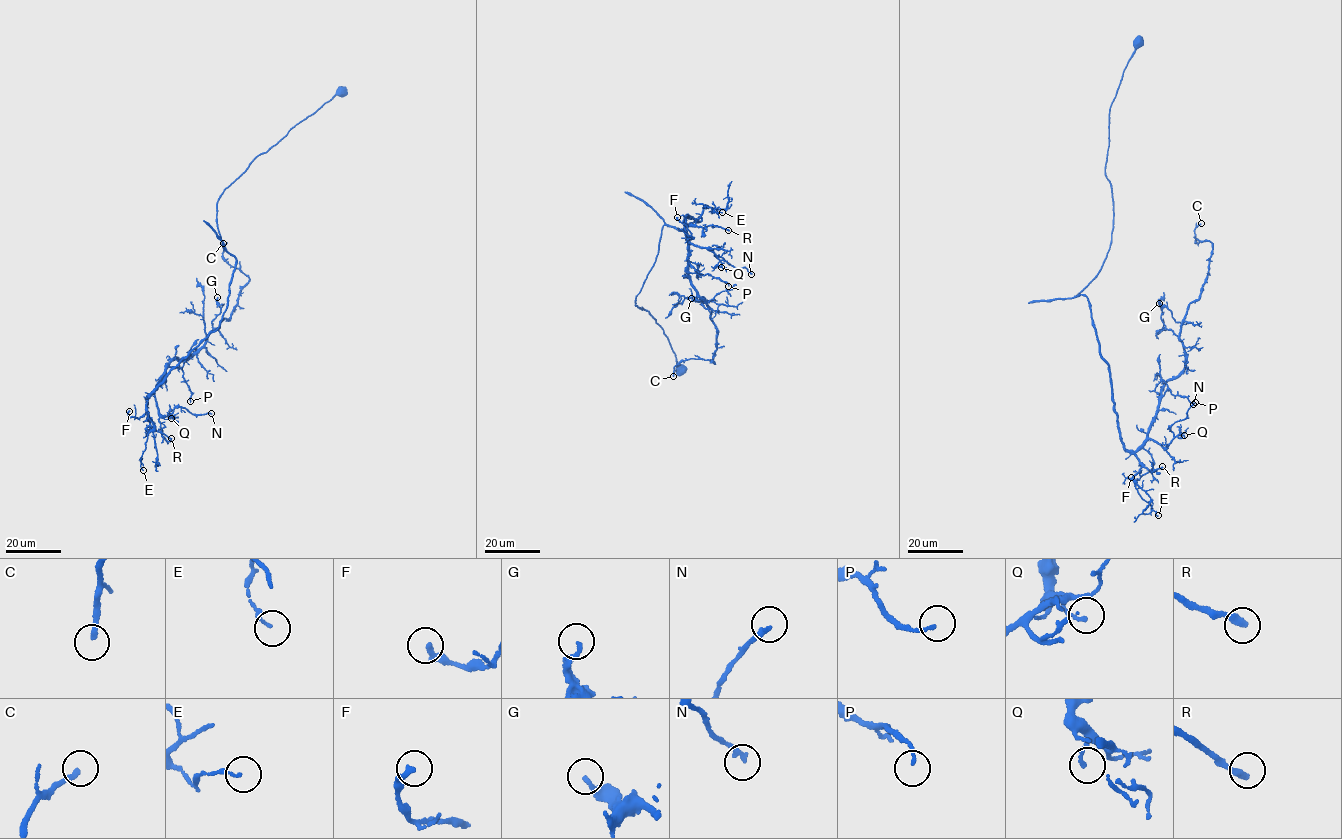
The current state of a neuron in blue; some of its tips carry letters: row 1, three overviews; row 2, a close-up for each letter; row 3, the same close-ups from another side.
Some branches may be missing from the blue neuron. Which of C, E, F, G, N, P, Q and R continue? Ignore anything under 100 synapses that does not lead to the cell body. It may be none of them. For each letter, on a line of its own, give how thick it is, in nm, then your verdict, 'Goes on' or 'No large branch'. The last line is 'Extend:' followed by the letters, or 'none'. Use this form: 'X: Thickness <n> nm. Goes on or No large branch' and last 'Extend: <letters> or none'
C: Thickness 200 nm. No large branch
E: Thickness 100 nm. No large branch
F: Thickness 280 nm. No large branch
G: Thickness 180 nm. No large branch
N: Thickness 200 nm. No large branch
P: Thickness 130 nm. No large branch
Q: Thickness 150 nm. No large branch
R: Thickness 280 nm. No large branch
Extend: none

